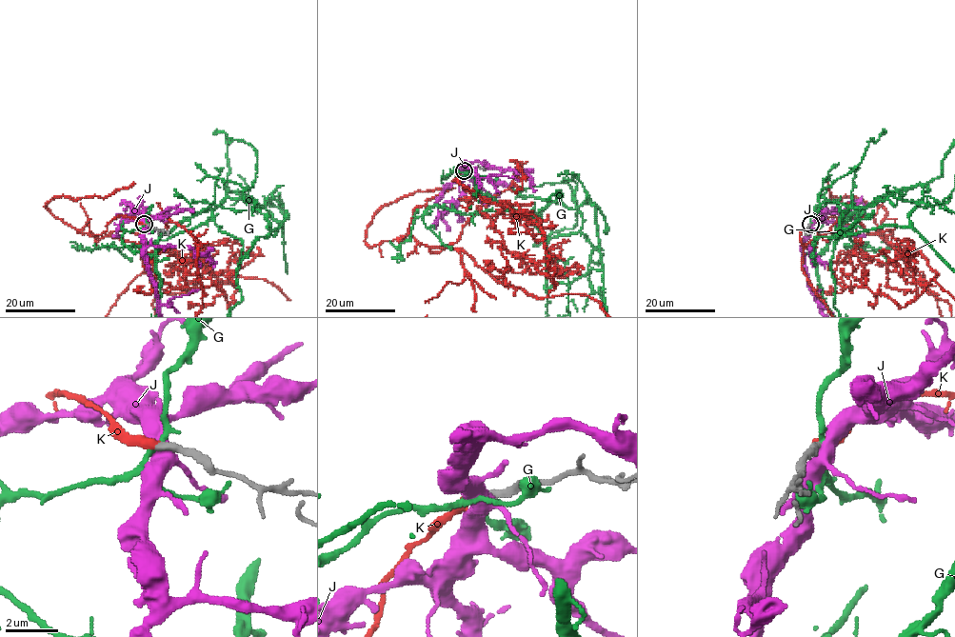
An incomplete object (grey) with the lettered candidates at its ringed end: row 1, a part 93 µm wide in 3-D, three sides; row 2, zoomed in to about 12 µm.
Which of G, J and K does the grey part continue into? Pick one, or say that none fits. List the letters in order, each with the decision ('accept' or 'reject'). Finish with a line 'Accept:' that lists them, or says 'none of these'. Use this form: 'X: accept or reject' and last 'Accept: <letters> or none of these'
G: reject
J: reject
K: accept
Accept: K

